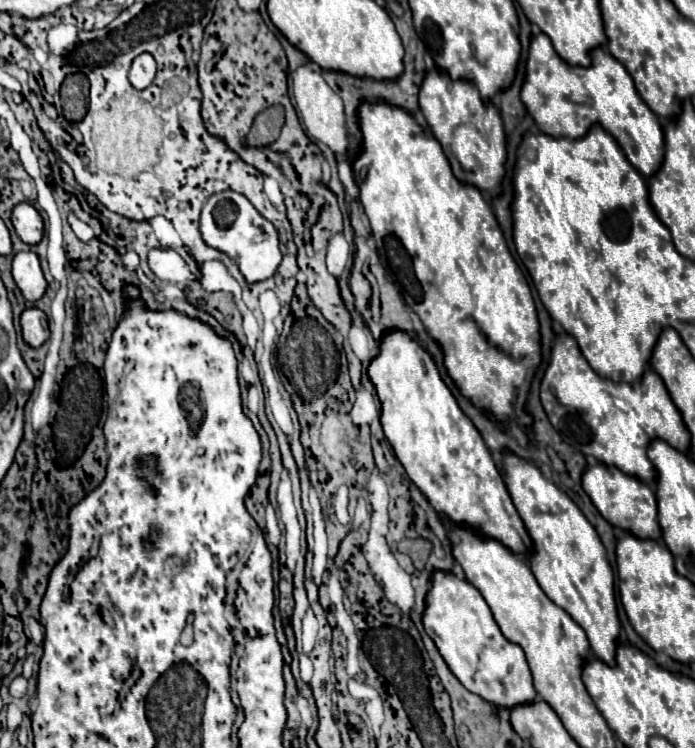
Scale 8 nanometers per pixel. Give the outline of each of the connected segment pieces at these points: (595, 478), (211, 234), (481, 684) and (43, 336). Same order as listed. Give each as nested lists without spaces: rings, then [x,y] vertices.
[[[588,466],[582,476],[582,488],[612,526],[636,534],[636,538],[658,540],[662,536],[660,524],[656,522],[656,494],[648,484],[642,484],[638,478],[624,474],[614,466]]]
[[[224,190],[208,198],[208,202],[202,208],[200,232],[208,246],[218,248],[228,256],[236,258],[248,282],[272,278],[282,260],[282,252],[278,248],[278,232],[272,226],[272,222],[268,222],[244,194],[238,194],[234,190]]]
[[[434,572],[422,622],[442,658],[466,690],[504,710],[508,710],[508,706],[520,706],[520,702],[536,702],[536,690],[524,650],[504,638],[490,606],[470,582],[458,580],[448,572]]]
[[[38,308],[24,310],[22,318],[20,318],[20,326],[22,326],[24,342],[28,346],[32,346],[32,348],[42,346],[48,340],[48,336],[50,336],[46,314],[42,310],[38,310]]]

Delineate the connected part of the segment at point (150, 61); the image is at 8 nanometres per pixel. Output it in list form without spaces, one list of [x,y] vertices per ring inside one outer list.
[[[152,54],[136,56],[130,68],[130,84],[138,90],[144,90],[146,86],[150,86],[154,76],[156,76],[156,62]]]

